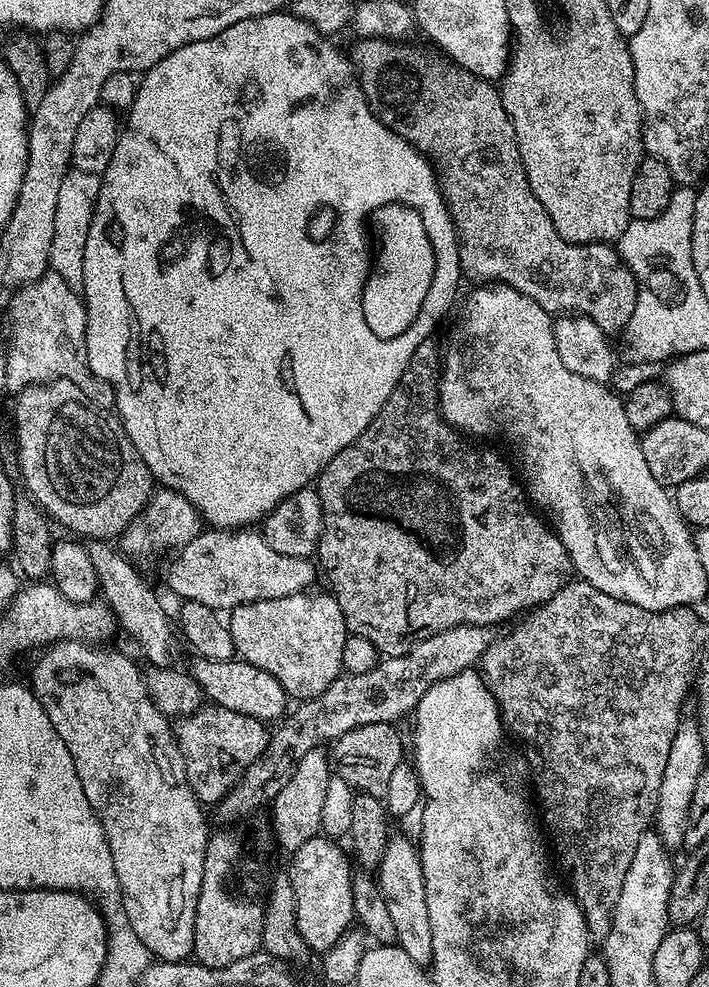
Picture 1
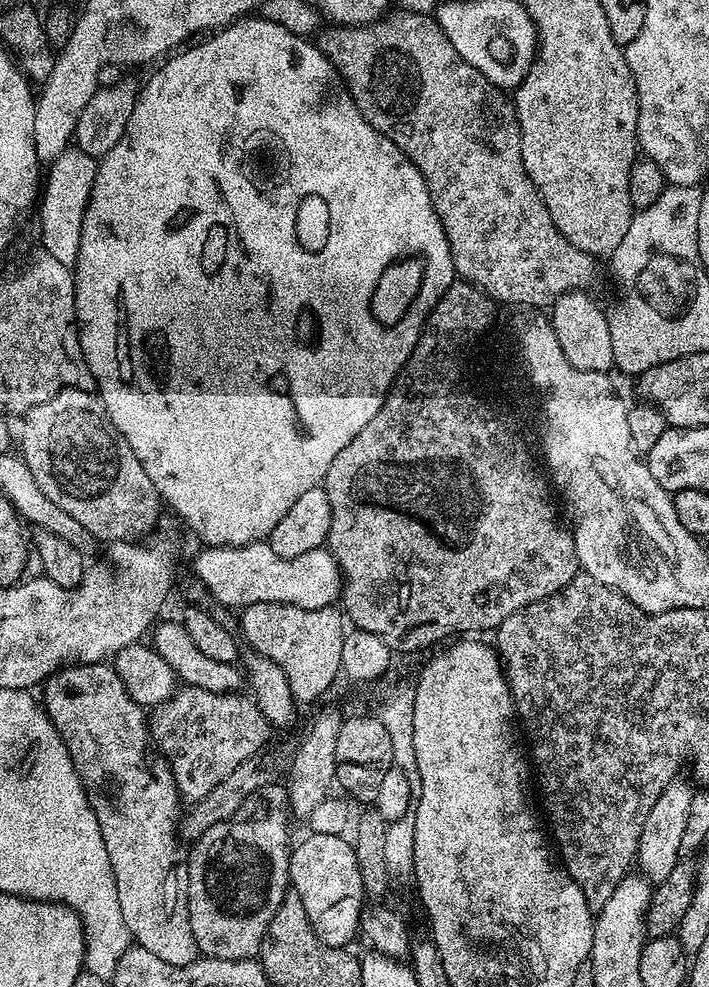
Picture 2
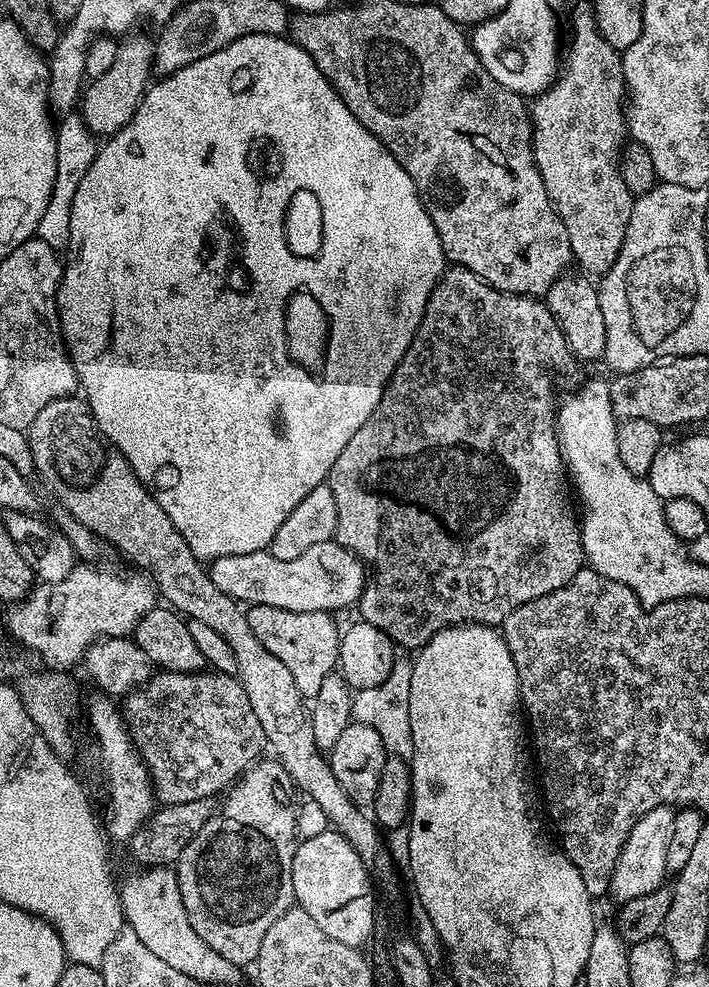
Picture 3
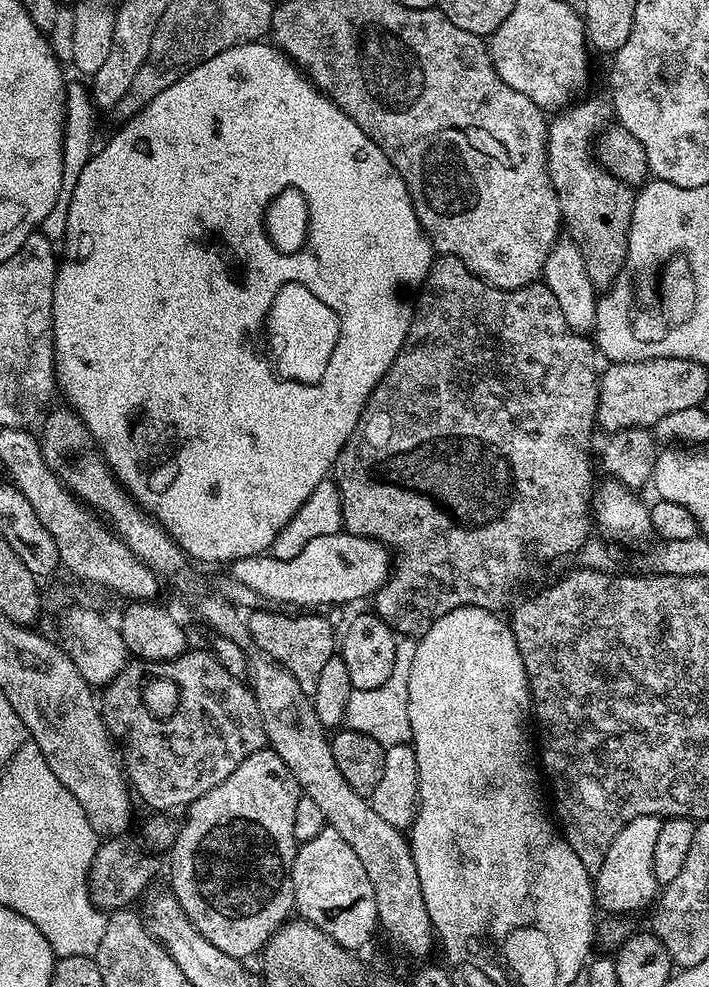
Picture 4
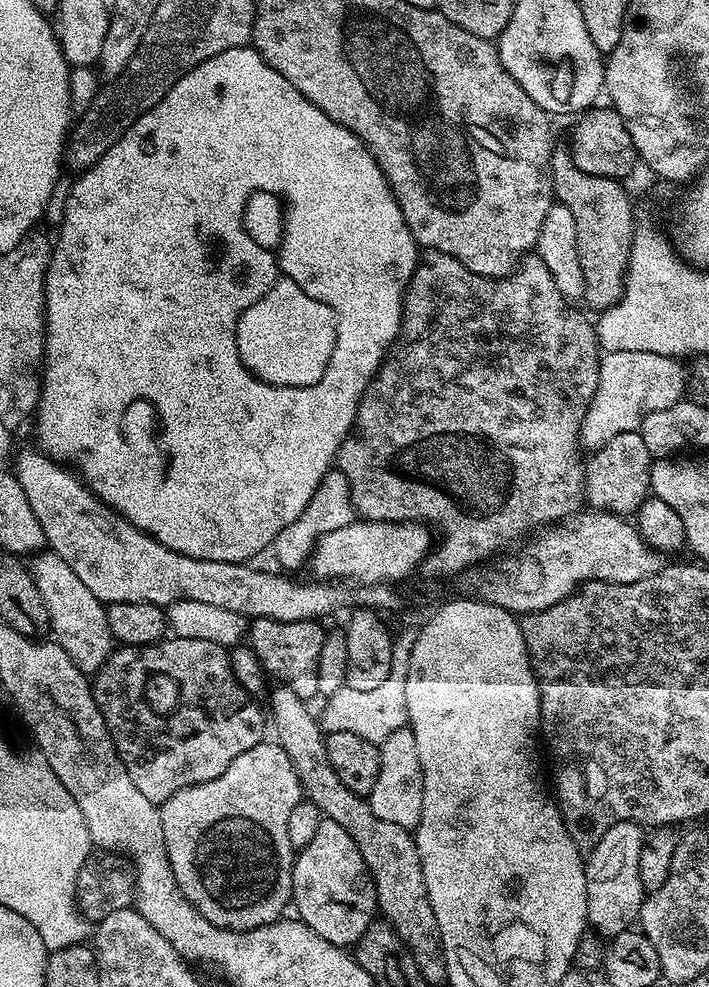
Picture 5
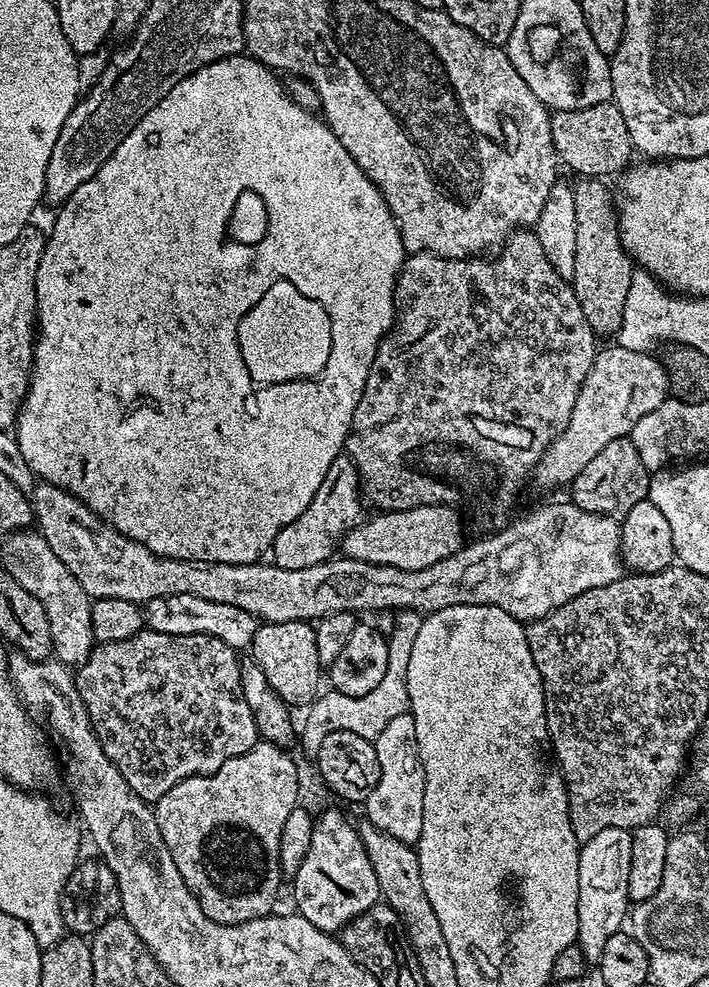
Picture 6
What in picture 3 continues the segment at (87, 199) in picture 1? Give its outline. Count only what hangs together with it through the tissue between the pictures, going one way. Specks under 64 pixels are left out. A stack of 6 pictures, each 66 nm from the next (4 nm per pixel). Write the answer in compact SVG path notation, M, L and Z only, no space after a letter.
M68 114L59 121L56 134L56 173L54 174L54 190L50 194L50 202L46 202L46 214L42 214L42 222L38 222L36 236L46 246L57 250L67 249L70 242L71 207L74 206L75 194L86 172L94 162L98 151L97 137L86 126L83 116Z

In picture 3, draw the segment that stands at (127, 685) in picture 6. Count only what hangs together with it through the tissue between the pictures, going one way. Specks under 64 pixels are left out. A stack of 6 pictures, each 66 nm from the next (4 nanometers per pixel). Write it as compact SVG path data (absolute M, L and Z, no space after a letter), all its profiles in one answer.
M157 671L143 688L123 697L122 711L128 732L152 775L152 786L161 805L194 802L198 798L215 797L216 792L223 793L261 759L260 751L266 748L262 722L258 722L258 714L250 707L246 690L242 690L235 676L224 672Z

